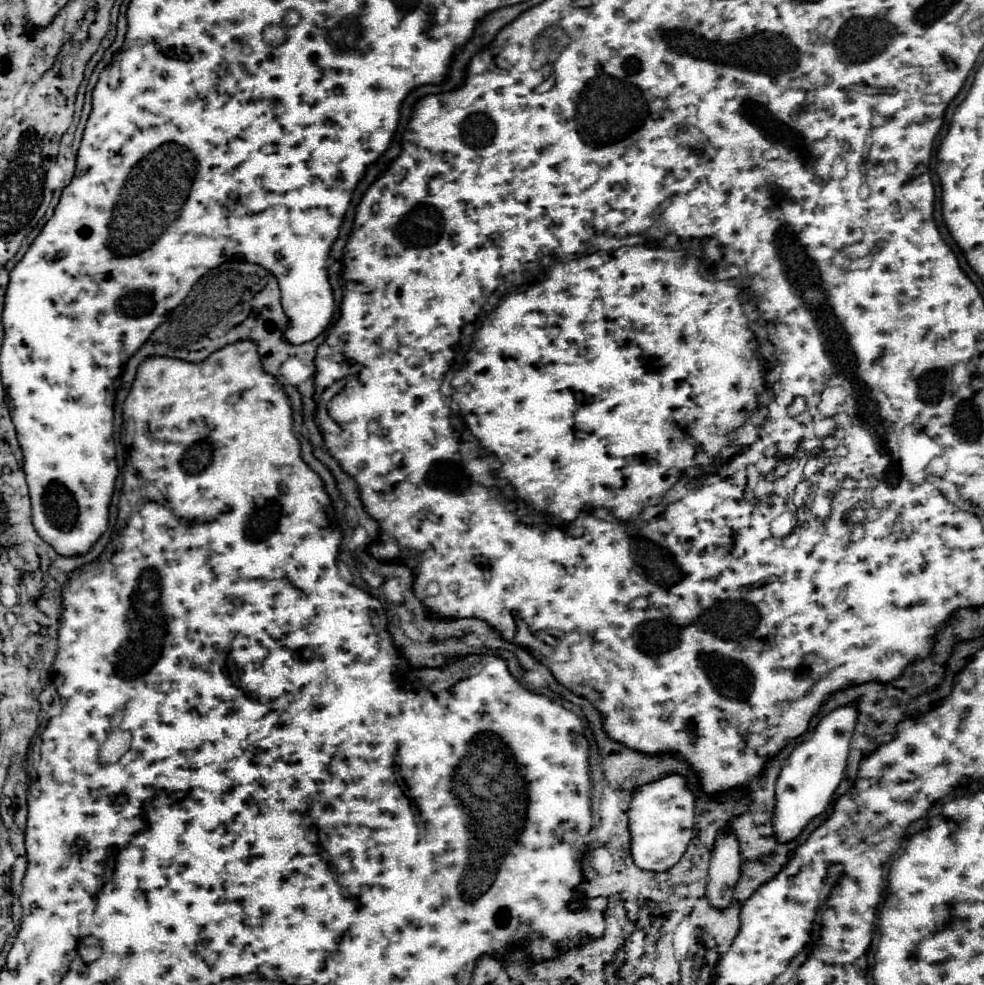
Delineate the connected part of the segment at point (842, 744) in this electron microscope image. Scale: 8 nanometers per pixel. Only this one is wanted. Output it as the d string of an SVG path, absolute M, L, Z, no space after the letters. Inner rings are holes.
M853 706L837 708L813 730L813 734L807 738L807 742L801 742L791 756L787 758L779 778L777 778L777 796L775 796L775 810L773 810L773 832L777 842L791 842L795 840L803 828L819 814L825 812L829 806L835 788L843 780L843 772L847 766L847 752L849 752L849 740L855 728L857 710Z

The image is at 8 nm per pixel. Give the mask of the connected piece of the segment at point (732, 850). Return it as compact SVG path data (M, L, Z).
M727 832L719 834L717 844L709 862L709 884L707 884L707 900L717 910L725 910L733 900L733 888L739 880L739 842L737 836Z

